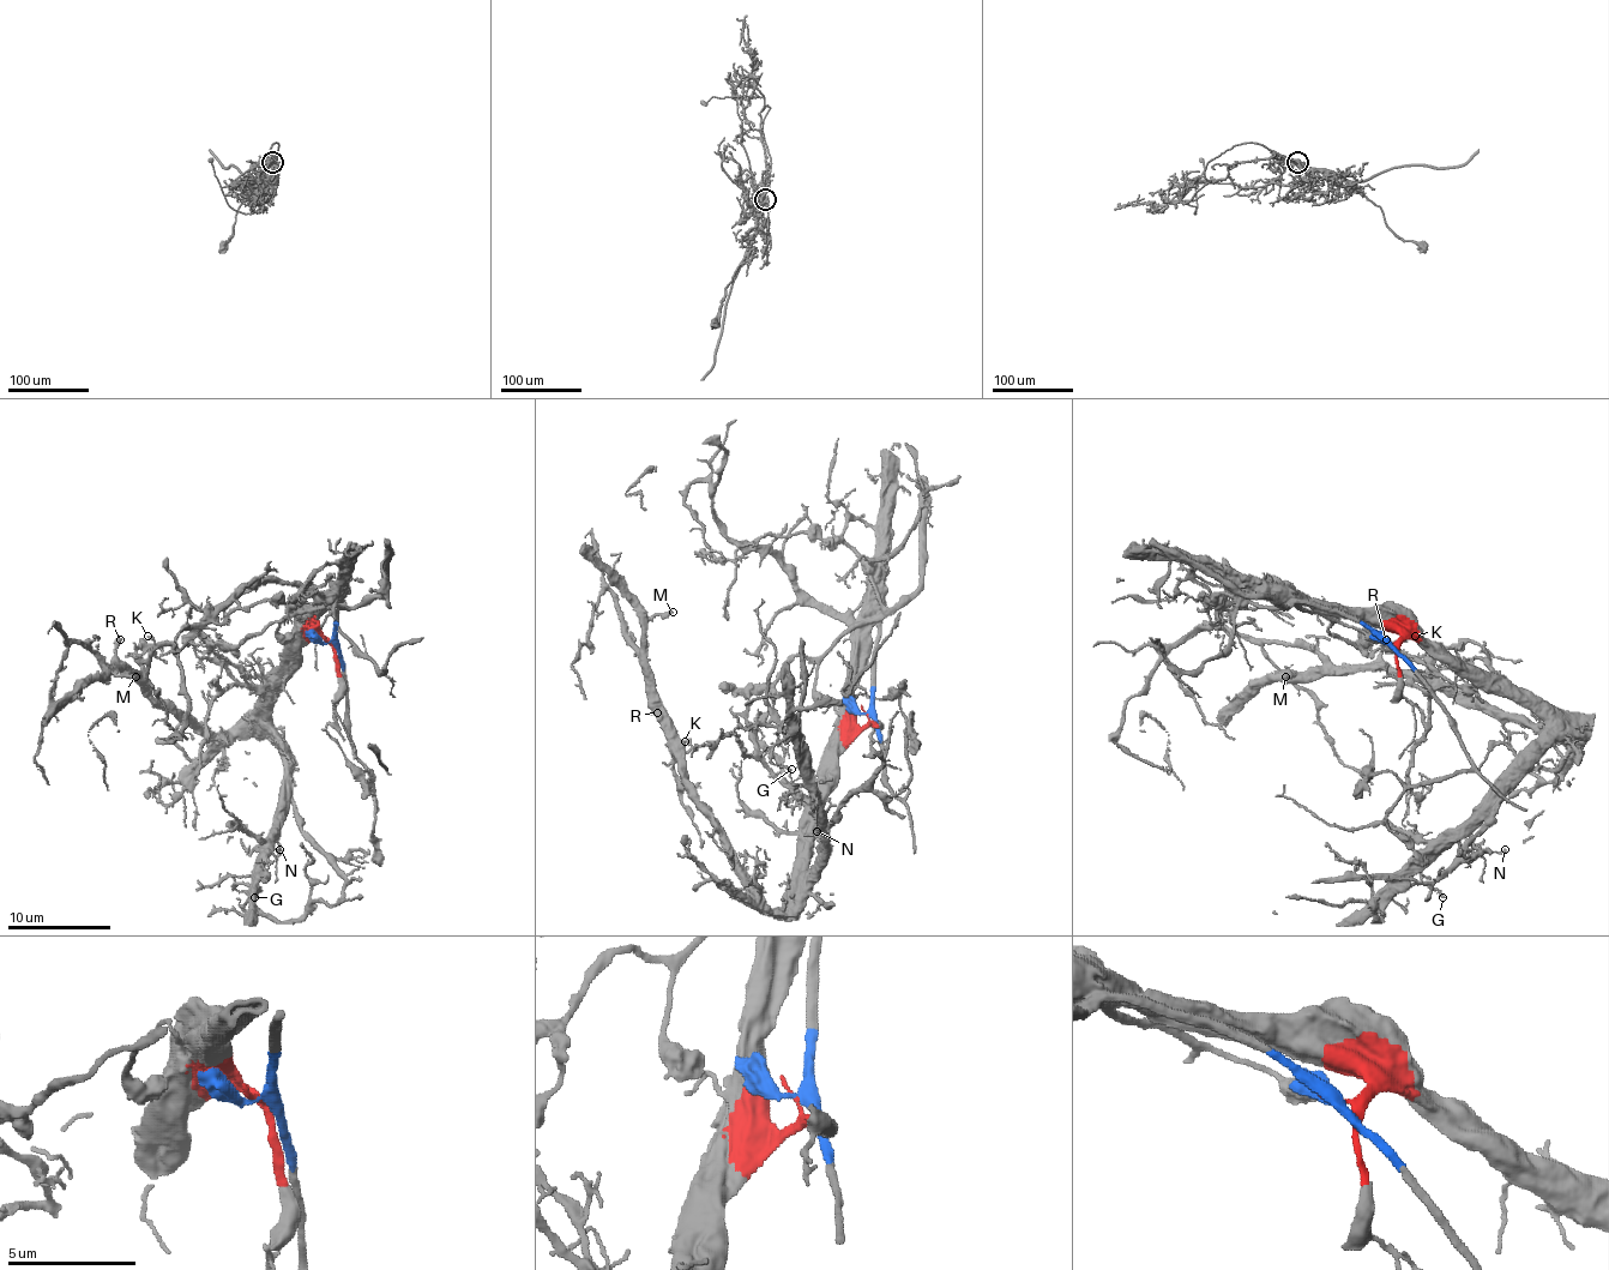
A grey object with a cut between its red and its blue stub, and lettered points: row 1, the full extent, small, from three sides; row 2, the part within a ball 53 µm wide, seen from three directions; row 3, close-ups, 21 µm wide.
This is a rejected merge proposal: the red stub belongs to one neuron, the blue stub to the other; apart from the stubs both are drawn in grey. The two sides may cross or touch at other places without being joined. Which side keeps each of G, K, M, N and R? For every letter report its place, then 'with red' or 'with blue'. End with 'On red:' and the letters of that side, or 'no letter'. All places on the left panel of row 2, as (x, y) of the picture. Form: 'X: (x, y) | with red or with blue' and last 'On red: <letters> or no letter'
G: (254, 897) | with red
K: (148, 636) | with red
M: (136, 676) | with red
N: (279, 849) | with red
R: (120, 639) | with red
On red: G, K, M, N, R

